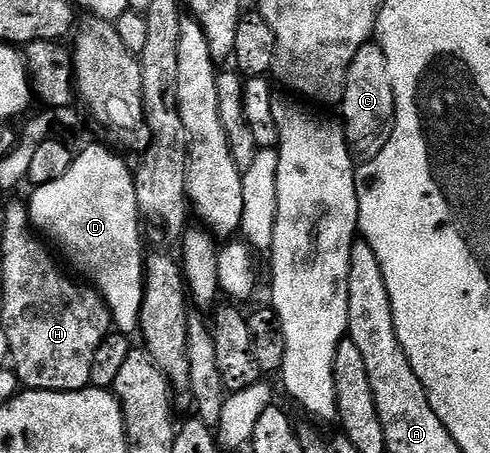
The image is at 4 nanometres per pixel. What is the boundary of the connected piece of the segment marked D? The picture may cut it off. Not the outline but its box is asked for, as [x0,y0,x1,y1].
[28,145,146,335]

